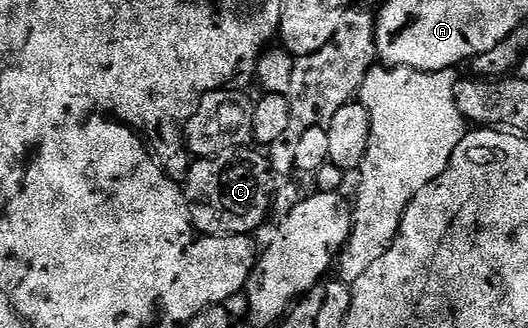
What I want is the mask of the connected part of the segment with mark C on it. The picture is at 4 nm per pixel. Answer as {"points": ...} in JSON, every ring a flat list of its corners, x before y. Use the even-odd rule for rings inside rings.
{"points":[[244,148,226,156,192,161,187,170,183,195,187,197,192,227,200,235,250,235,255,232,251,230,257,229,266,220,277,178,271,172,270,157,258,152,263,153,255,148]]}

